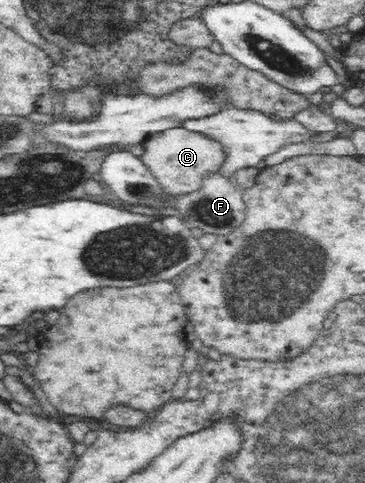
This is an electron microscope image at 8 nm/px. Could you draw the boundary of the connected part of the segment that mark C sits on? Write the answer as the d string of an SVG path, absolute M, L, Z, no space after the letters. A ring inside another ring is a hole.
M180 126L151 135L142 145L140 160L147 166L155 182L161 185L162 192L172 200L200 189L204 178L211 172L220 172L225 160L223 149L217 141L197 132L183 130Z

